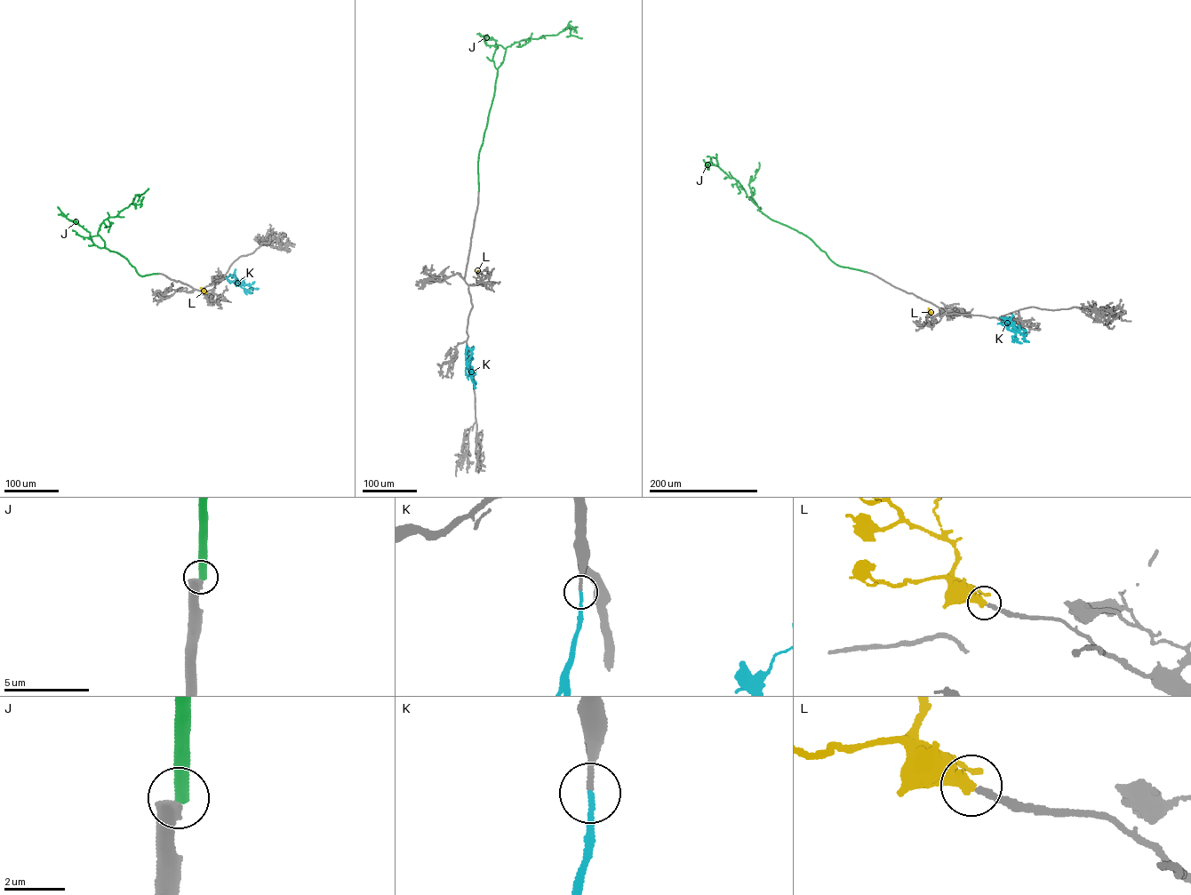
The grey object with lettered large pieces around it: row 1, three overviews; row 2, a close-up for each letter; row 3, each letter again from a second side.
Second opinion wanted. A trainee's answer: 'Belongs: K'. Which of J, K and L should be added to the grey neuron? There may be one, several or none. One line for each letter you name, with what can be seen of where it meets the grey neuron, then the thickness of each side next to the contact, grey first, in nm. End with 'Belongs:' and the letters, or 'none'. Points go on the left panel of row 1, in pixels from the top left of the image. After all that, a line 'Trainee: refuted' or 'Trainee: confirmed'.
K: Touches grey at (225, 277). Thickness 160 nm (grey) against 180 nm
L: Touches grey at (206, 292). Thickness 240 nm (grey) against 480 nm
Belongs: K, L
Trainee: refuted

